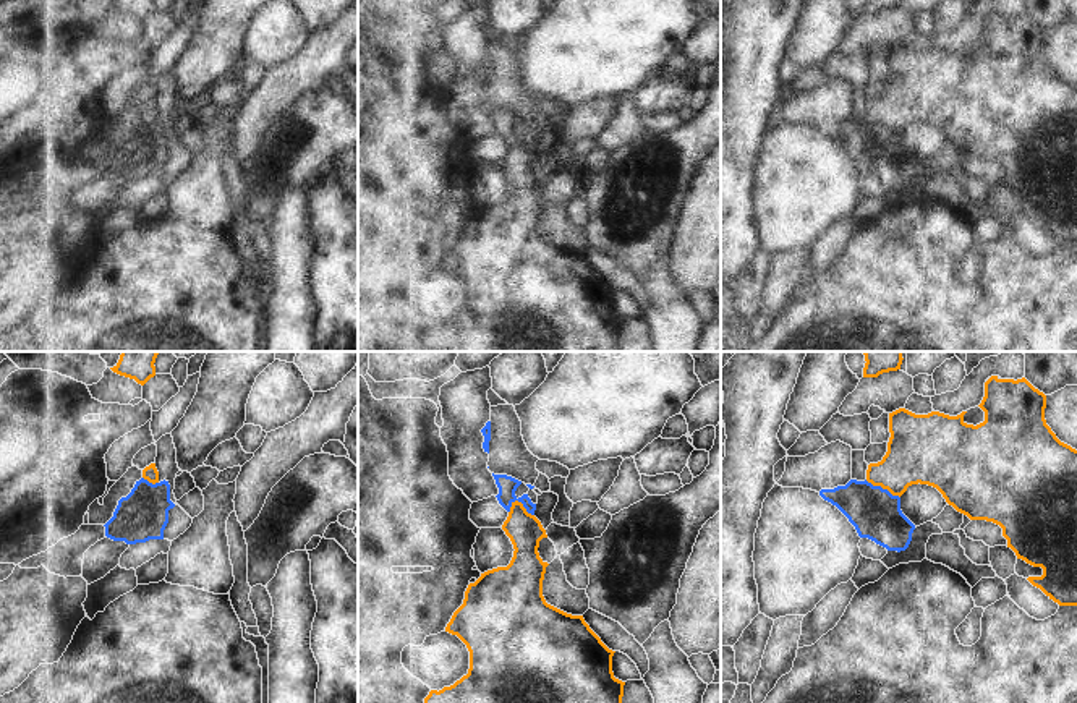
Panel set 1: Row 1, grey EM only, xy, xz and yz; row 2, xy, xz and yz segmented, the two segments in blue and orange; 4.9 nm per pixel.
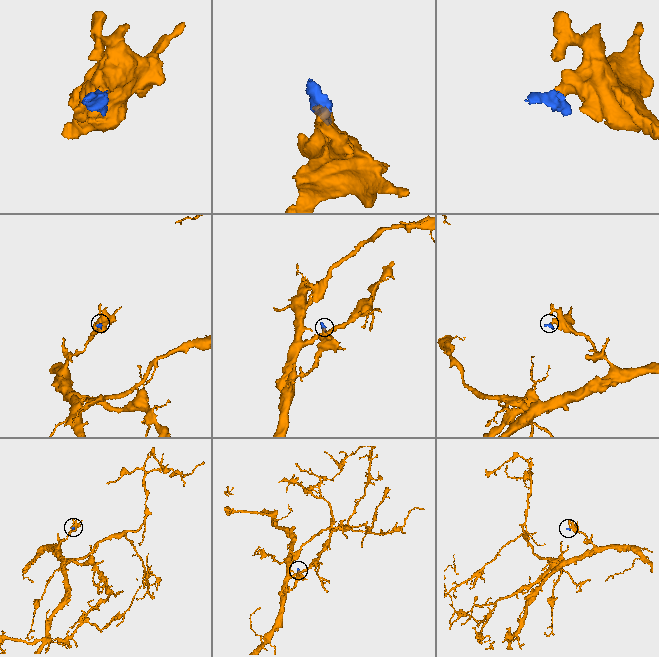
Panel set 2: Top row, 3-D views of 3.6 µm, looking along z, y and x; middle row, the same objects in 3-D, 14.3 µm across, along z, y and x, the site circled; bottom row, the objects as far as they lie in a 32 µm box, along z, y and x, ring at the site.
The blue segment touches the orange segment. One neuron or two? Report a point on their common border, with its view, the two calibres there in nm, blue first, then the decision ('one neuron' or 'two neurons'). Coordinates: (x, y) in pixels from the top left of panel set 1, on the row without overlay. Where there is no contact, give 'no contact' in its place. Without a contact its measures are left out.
meets blue in xz at (523, 143); 90 nm thick on the blue side, 170 nm on the other; one neuron

